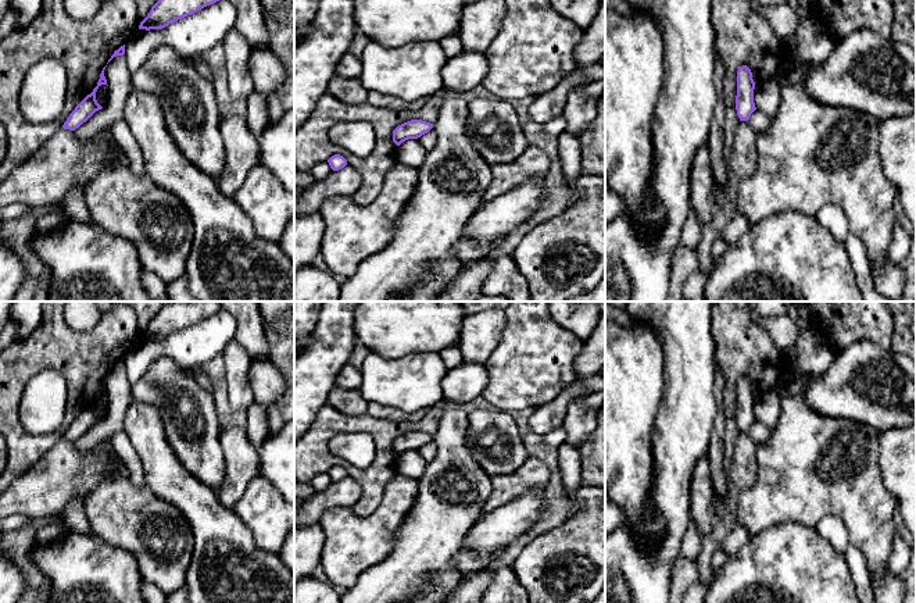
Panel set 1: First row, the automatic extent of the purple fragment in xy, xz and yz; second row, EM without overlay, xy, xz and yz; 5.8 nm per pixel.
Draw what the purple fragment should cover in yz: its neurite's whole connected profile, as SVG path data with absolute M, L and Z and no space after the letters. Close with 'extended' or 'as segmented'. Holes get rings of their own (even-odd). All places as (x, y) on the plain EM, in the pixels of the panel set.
M743 377L737 382L737 407L736 421L740 432L748 432L751 425L756 421L754 414L755 393L752 383L747 377Z; as segmented

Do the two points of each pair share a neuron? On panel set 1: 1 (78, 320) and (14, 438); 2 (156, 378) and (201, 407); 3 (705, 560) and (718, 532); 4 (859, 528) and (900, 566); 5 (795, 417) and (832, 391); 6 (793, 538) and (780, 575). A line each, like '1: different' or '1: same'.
1: different
2: same
3: same
4: different
5: different
6: same

